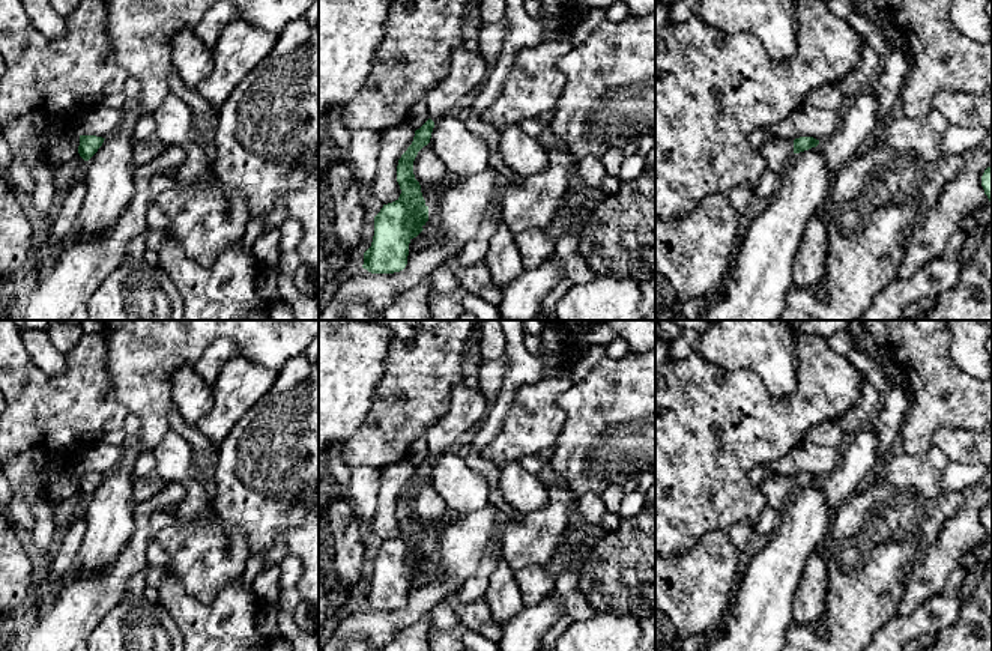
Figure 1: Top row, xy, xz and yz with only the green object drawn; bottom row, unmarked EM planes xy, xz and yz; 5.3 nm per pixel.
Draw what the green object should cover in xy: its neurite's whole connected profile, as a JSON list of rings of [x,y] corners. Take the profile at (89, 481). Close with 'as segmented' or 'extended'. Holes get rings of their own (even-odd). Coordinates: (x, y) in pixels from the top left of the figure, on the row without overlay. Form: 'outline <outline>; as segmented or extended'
outline [[[80,472],[78,490],[84,498],[89,498],[98,486],[102,483],[105,475],[96,472]]]; as segmented

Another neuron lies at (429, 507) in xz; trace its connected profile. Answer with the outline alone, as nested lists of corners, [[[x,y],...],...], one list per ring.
[[[427,481],[418,489],[413,498],[413,511],[422,523],[442,523],[448,505]]]

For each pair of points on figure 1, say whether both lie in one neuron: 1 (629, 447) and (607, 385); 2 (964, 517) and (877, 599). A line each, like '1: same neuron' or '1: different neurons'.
1: same neuron
2: different neurons

